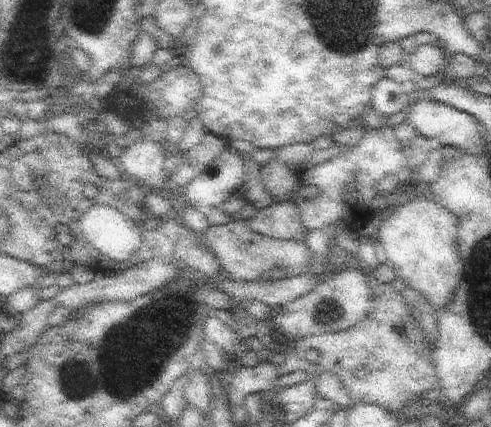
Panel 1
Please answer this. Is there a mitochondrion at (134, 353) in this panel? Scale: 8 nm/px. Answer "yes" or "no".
yes

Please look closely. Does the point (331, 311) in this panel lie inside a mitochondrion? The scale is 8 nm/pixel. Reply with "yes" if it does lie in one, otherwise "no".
yes

